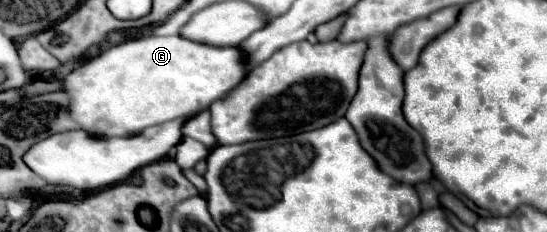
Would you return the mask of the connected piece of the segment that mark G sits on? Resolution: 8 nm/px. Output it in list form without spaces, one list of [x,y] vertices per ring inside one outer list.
[[[145,36],[127,40],[111,46],[95,58],[79,62],[79,66],[61,80],[63,92],[69,96],[69,104],[65,108],[71,118],[75,118],[79,128],[91,132],[93,136],[113,138],[139,134],[147,126],[207,110],[213,100],[225,96],[243,80],[245,72],[239,64],[239,50],[235,48],[215,48],[185,40],[181,36]]]

